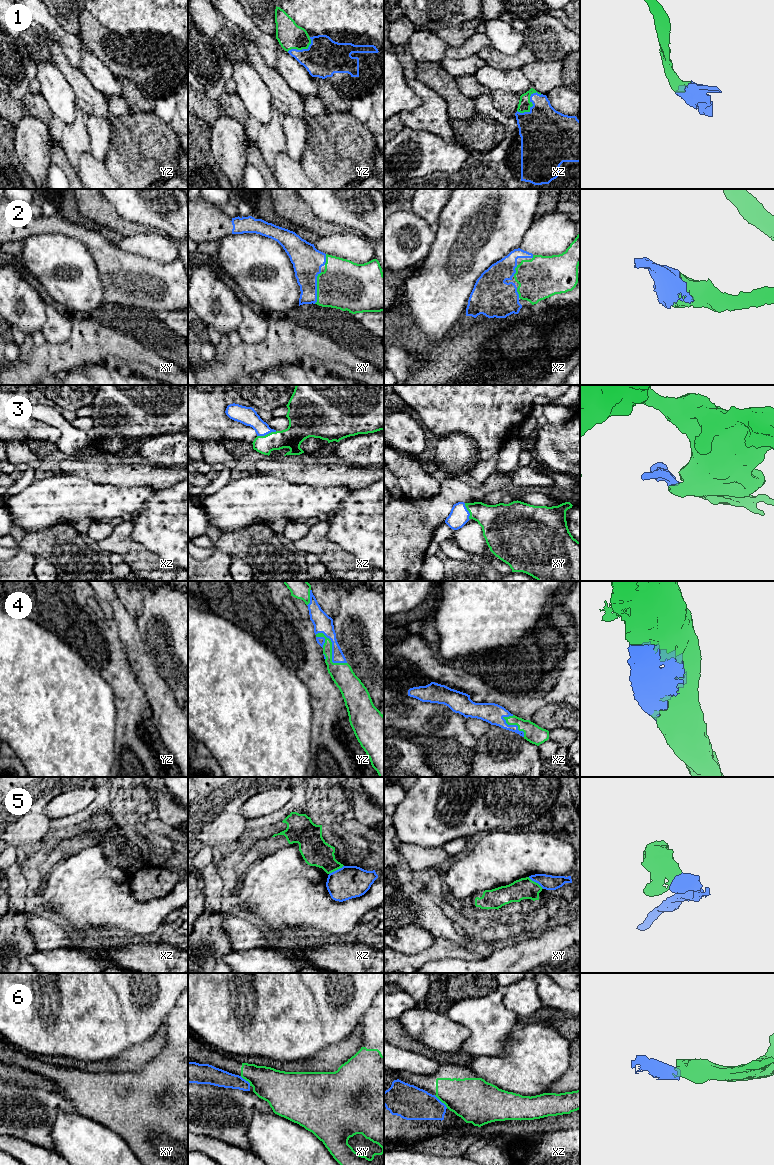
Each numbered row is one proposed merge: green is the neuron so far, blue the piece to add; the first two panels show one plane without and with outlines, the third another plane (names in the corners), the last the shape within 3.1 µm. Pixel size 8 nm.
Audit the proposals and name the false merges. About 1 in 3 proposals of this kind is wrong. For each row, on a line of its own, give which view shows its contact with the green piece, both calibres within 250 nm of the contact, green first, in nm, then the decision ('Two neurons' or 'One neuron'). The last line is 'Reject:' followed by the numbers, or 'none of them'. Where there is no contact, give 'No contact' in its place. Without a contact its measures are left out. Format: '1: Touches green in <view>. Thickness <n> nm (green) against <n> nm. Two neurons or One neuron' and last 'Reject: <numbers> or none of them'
1: Touches green in xz. Thickness 100 nm (green) against 400 nm. One neuron
2: Touches green in xy. Thickness 400 nm (green) against 240 nm. One neuron
3: Touches green in xz. Thickness 170 nm (green) against 150 nm. One neuron
4: Touches green in yz. Thickness 180 nm (green) against 150 nm. One neuron
5: Touches green in xz. Thickness 220 nm (green) against 260 nm. Two neurons
6: Touches green in xz. Thickness 340 nm (green) against 280 nm. Two neurons
Reject: 5, 6

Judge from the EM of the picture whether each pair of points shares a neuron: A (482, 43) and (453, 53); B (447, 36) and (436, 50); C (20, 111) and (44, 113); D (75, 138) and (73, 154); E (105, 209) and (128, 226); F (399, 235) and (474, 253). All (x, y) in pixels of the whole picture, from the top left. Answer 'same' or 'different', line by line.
A: same
B: different
C: different
D: same
E: same
F: different

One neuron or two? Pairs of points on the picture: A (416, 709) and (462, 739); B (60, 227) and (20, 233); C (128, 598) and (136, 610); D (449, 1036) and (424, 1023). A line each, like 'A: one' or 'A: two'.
A: one
B: one
C: one
D: one

